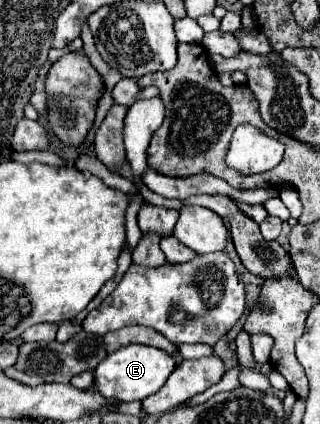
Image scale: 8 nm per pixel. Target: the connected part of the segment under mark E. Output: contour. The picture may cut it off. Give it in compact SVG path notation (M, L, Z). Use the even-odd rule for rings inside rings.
M128 345L110 353L94 371L94 389L104 397L116 397L116 401L142 401L156 393L176 367L176 359L162 349L146 345Z

